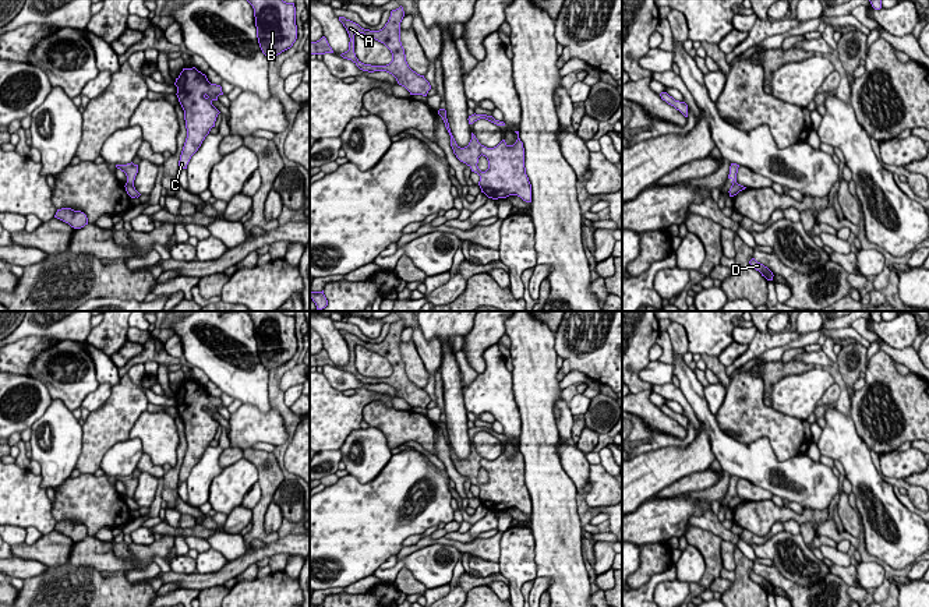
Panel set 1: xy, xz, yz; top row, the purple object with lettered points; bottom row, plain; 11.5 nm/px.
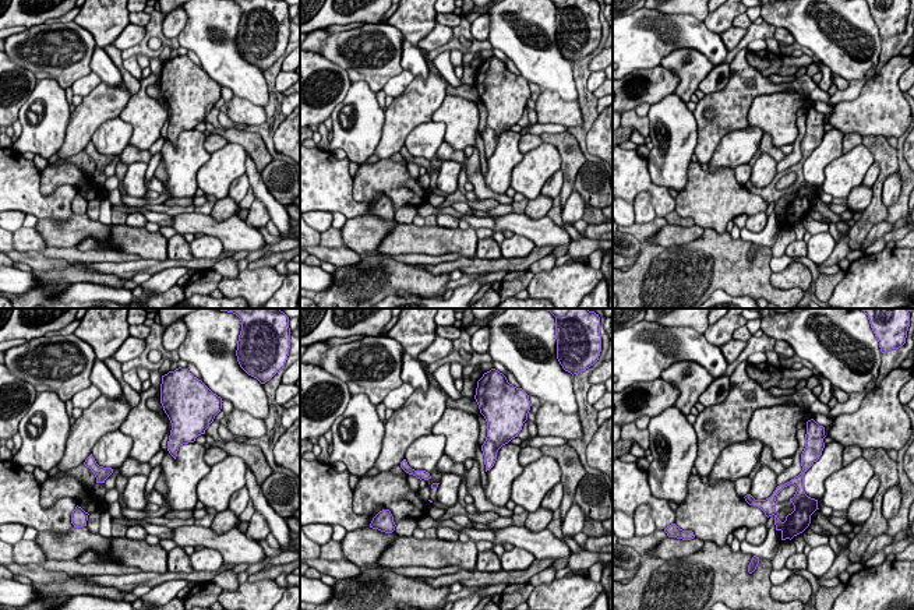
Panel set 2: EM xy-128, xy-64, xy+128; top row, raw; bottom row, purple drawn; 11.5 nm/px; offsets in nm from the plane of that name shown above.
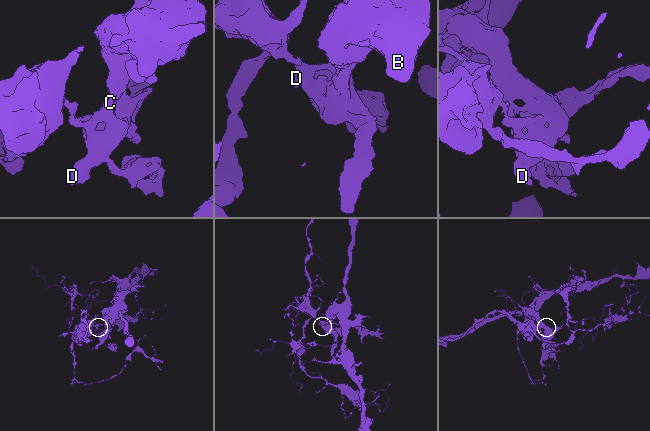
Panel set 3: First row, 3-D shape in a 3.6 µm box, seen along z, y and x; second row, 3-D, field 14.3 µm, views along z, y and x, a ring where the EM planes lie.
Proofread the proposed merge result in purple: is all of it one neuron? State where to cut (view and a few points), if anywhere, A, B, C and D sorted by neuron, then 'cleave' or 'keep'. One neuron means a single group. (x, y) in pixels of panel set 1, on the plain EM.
cut in xy along (126, 496), (133, 498); A / B C D; cleave

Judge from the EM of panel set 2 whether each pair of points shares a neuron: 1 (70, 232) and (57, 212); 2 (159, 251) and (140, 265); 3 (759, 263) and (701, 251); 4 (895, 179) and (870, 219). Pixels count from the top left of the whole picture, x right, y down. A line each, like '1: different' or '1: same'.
1: different
2: different
3: same
4: different

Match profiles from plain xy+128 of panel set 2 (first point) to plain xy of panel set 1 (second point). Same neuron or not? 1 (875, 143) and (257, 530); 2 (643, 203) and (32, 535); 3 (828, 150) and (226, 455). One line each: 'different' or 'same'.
1: same
2: same
3: different

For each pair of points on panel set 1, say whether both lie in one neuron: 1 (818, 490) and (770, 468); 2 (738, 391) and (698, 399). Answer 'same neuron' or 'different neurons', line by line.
1: same neuron
2: different neurons

